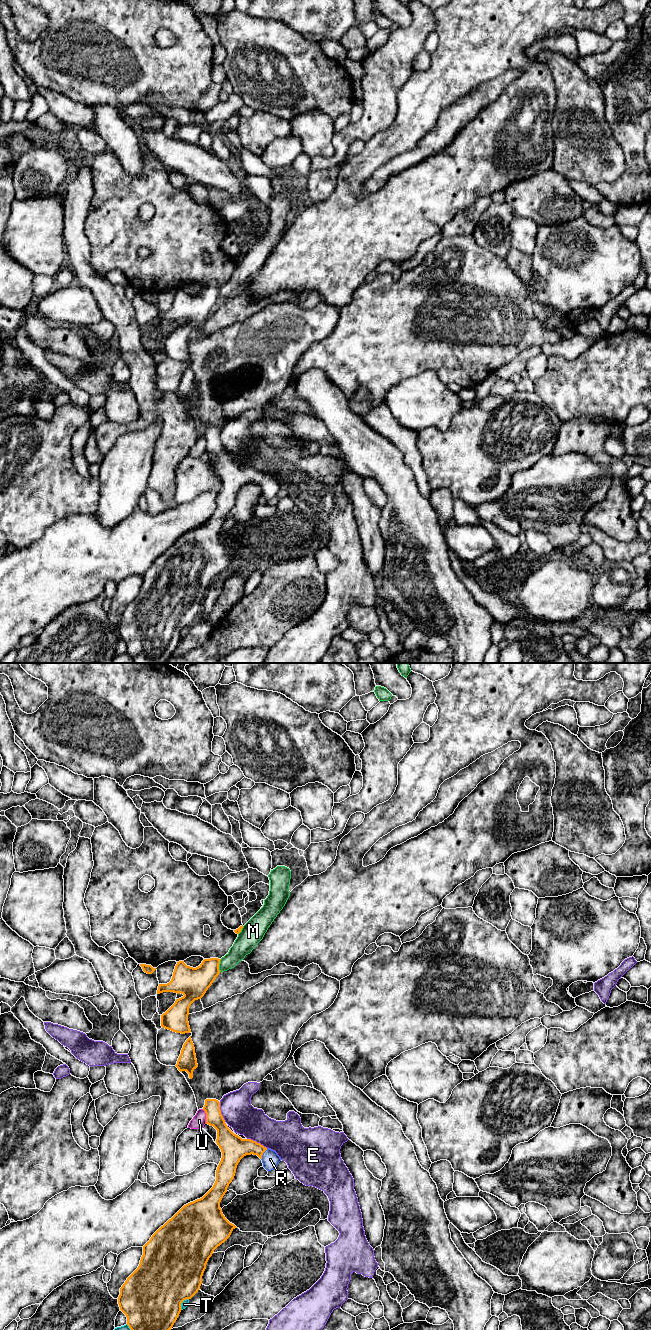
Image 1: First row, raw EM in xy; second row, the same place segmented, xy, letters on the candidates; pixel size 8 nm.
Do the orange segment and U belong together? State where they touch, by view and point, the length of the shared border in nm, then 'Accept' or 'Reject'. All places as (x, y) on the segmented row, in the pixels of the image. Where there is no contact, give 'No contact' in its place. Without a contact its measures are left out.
Touches orange at xy (206, 1116). Shared border 120 nm. Reject

